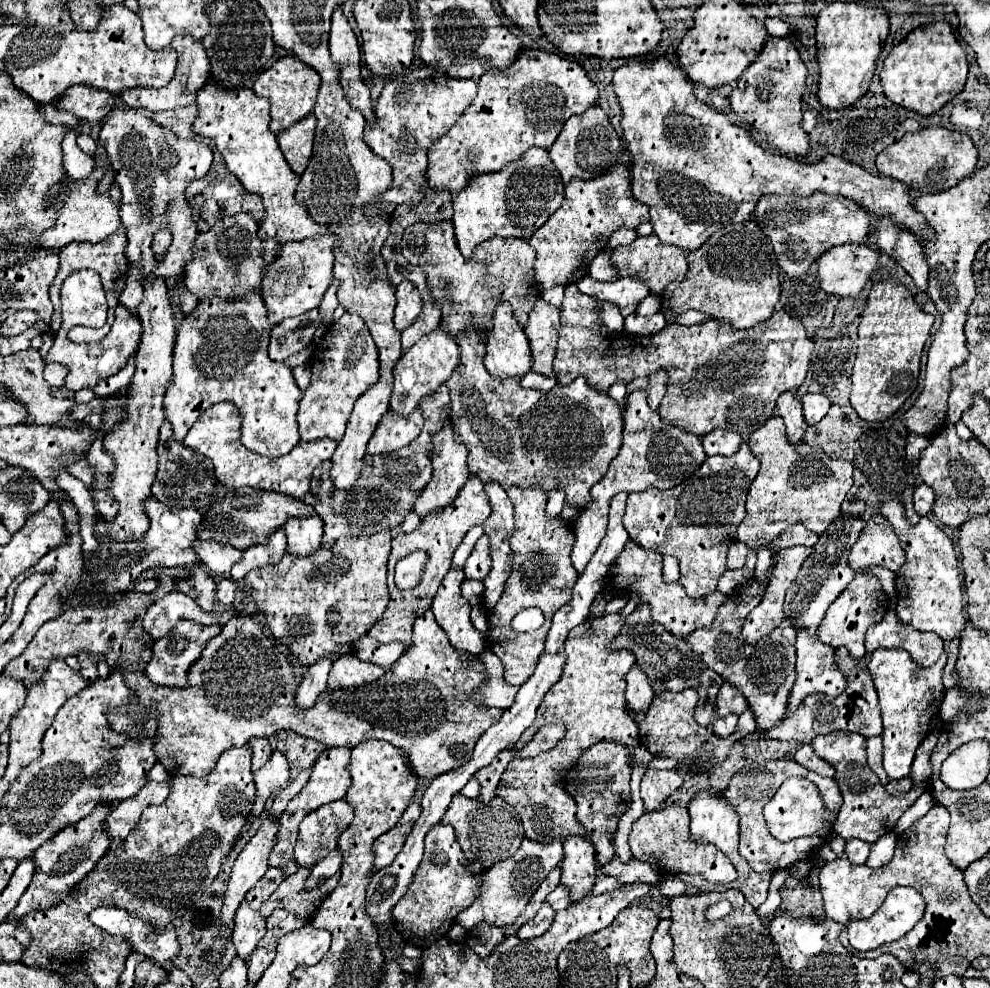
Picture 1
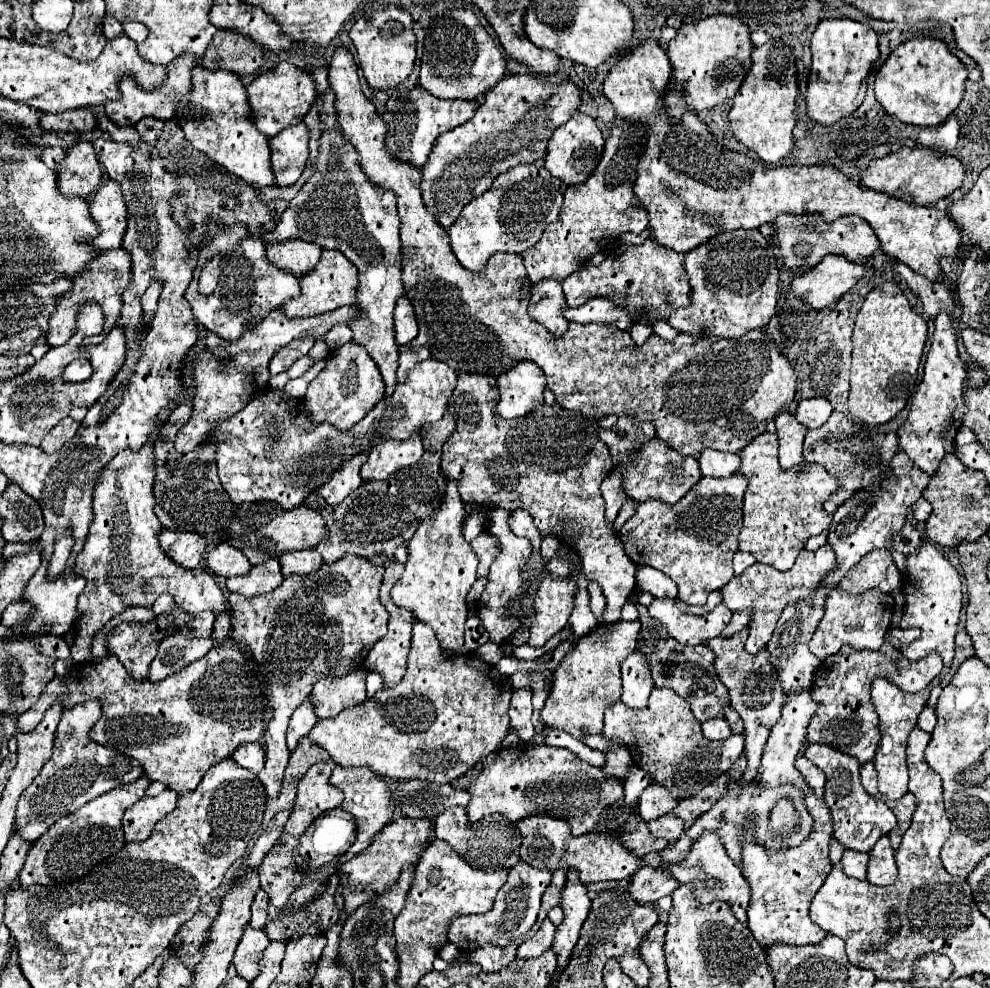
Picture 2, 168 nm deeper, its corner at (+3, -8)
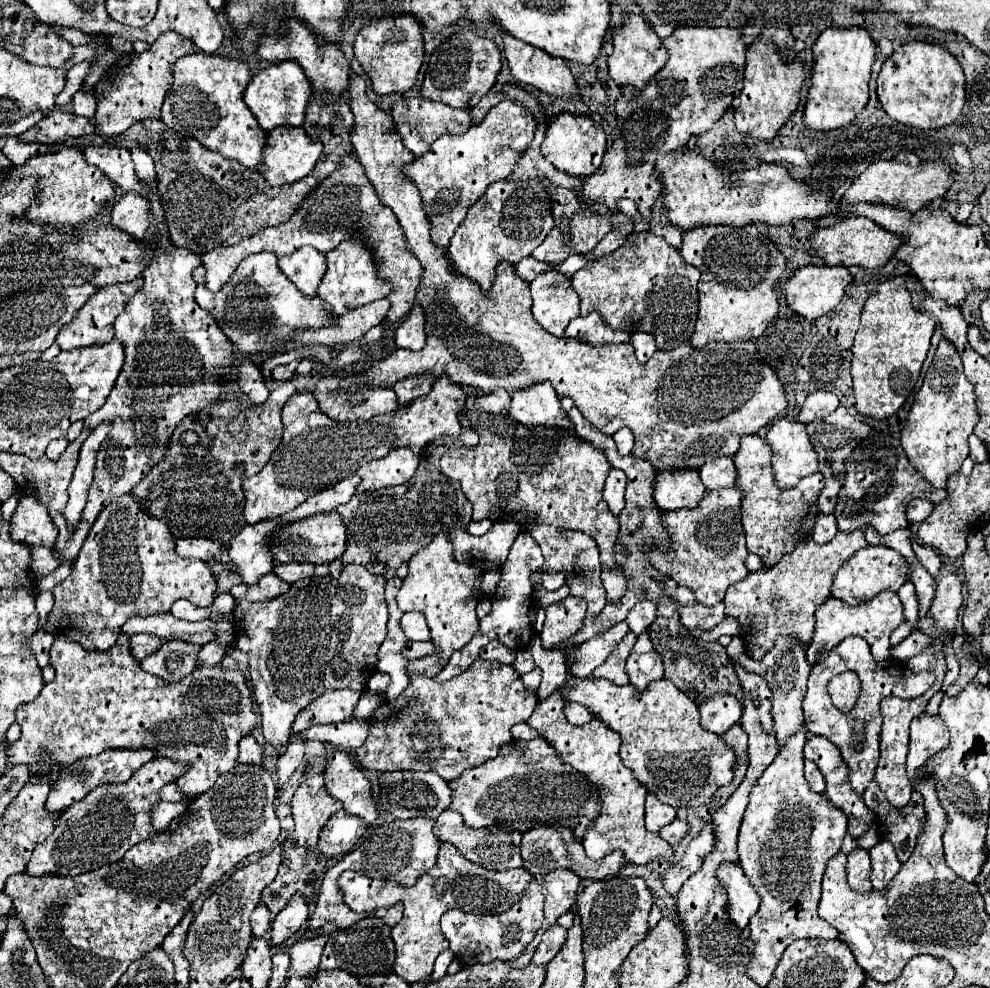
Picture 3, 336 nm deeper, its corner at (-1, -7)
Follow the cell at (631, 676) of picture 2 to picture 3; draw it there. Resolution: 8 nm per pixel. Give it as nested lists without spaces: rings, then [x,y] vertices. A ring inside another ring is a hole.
[[[648,631],[640,633],[636,639],[636,645],[630,651],[630,657],[626,661],[626,673],[630,677],[630,683],[638,687],[638,691],[644,691],[650,681],[664,677],[664,667],[660,655],[654,651]]]

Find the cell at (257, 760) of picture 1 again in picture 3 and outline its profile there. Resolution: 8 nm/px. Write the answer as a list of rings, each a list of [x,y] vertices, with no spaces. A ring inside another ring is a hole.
[[[246,735],[244,739],[240,739],[238,749],[240,749],[240,755],[238,755],[240,763],[258,765],[262,761],[262,747],[256,743],[256,739],[252,735]]]

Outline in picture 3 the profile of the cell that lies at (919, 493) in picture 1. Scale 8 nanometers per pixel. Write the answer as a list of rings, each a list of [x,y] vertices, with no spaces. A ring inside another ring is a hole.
[[[914,499],[912,503],[908,503],[908,509],[906,509],[906,517],[910,523],[922,523],[930,513],[932,513],[934,505],[928,503],[928,501],[922,501],[922,499]]]

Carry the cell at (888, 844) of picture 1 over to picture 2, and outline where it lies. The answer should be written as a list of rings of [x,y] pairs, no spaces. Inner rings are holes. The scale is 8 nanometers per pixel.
[[[884,836],[872,850],[868,862],[868,882],[876,886],[890,886],[896,882],[896,862],[894,850],[888,836]]]

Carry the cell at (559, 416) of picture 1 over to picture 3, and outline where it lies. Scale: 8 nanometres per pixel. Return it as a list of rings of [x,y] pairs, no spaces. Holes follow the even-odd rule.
[[[496,389],[488,395],[468,395],[464,411],[460,415],[460,425],[470,427],[478,433],[480,443],[474,449],[452,447],[440,459],[440,469],[450,479],[462,485],[464,495],[474,507],[474,519],[490,521],[514,521],[522,525],[530,523],[548,523],[562,529],[582,531],[598,541],[602,557],[602,583],[608,591],[608,601],[618,603],[626,591],[626,579],[620,567],[614,563],[614,541],[618,535],[618,517],[608,511],[608,505],[602,499],[602,489],[606,475],[610,473],[610,463],[604,451],[592,447],[588,441],[572,435],[572,431],[558,431],[552,427],[532,427],[526,429],[522,423],[516,423],[508,417],[511,396],[504,389]]]

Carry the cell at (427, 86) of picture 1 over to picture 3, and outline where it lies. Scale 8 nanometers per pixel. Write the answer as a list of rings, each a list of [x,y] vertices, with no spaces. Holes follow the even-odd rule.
[[[408,97],[408,99],[400,99],[398,103],[394,103],[392,107],[392,117],[396,123],[398,133],[402,135],[402,141],[406,145],[408,151],[414,153],[414,157],[424,155],[430,145],[446,133],[452,135],[462,135],[470,129],[470,115],[464,109],[452,109],[440,101],[430,101],[430,99],[422,99],[422,97]]]

